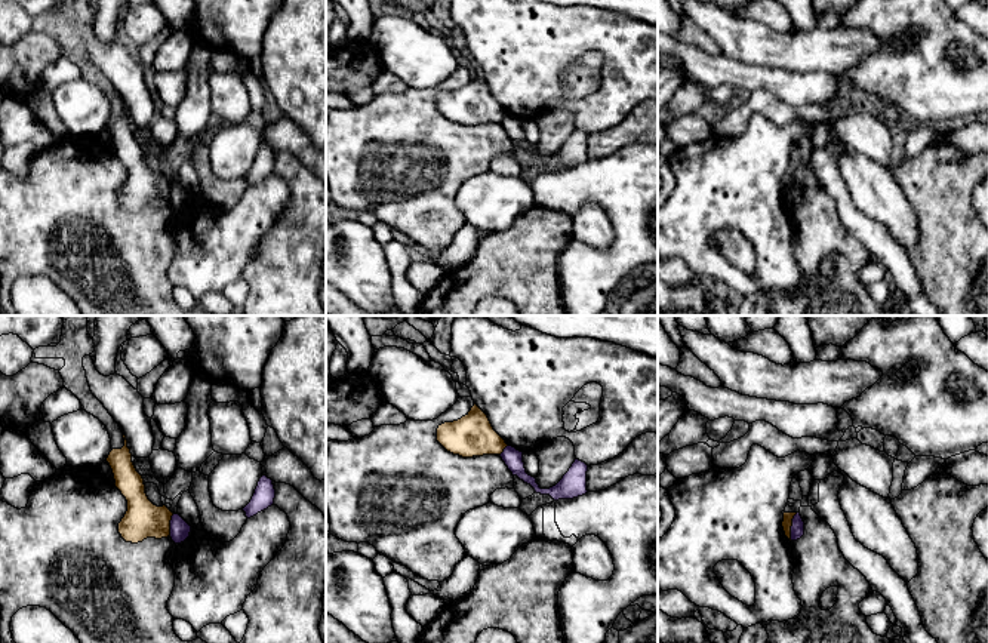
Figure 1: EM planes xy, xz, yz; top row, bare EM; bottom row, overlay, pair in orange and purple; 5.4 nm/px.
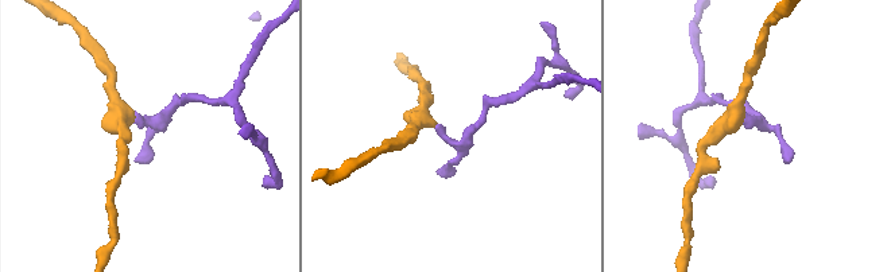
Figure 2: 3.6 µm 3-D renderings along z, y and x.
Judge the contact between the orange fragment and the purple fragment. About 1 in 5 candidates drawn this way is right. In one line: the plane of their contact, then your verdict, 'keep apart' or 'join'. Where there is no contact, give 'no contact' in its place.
yz | keep apart

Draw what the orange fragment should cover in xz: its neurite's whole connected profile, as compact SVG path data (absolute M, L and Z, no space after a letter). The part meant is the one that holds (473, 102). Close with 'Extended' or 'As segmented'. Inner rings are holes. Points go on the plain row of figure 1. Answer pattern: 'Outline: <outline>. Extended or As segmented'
Outline: M475 71L461 87L438 93L437 110L462 126L501 123L508 114Z. As segmented

